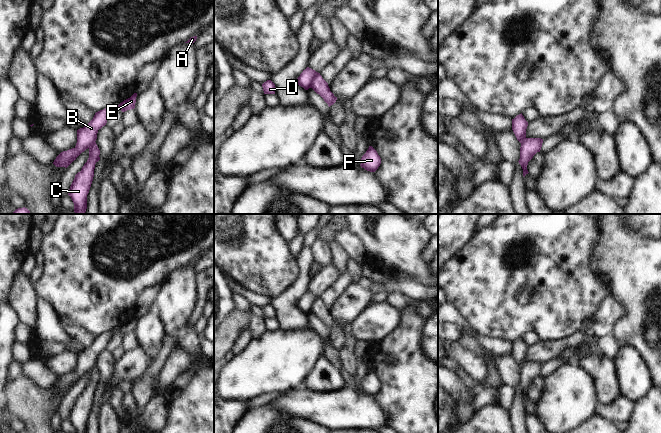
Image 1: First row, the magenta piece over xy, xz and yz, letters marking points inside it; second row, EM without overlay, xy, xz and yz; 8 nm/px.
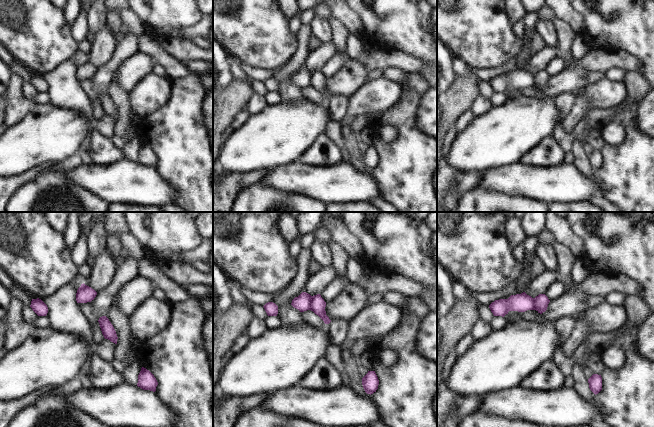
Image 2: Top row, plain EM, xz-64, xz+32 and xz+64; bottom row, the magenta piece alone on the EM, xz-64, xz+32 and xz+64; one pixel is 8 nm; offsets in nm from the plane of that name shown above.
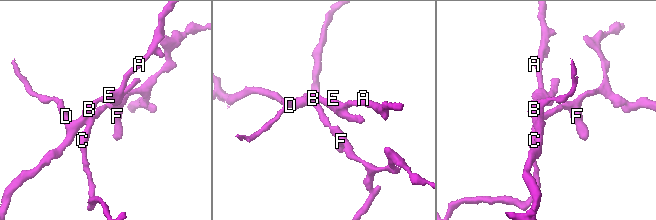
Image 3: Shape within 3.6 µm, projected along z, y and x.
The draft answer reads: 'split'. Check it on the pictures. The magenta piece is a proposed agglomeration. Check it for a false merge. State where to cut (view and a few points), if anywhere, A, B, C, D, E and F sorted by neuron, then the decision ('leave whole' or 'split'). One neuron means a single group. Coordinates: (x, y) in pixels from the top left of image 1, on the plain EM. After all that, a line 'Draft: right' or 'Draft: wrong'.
xz (318, 297), (312, 303), (309, 311) | A B D E / C F | split
Draft: right

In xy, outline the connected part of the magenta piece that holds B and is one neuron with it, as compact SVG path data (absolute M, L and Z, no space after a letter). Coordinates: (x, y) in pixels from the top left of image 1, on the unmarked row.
M134 317L130 322L124 324L119 329L114 329L96 336L93 343L88 348L84 348L83 352L77 354L76 370L61 376L54 384L53 388L56 391L67 392L82 376L96 365L98 354L106 349L108 341L115 334L119 333L125 336L135 332L136 321L137 317Z

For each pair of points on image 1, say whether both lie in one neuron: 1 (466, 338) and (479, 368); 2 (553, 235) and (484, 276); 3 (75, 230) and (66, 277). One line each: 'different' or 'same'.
1: different
2: same
3: same

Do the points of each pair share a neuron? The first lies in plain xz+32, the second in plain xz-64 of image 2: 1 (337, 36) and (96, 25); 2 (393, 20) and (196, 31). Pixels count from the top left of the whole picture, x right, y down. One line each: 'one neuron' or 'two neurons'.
1: two neurons
2: two neurons

